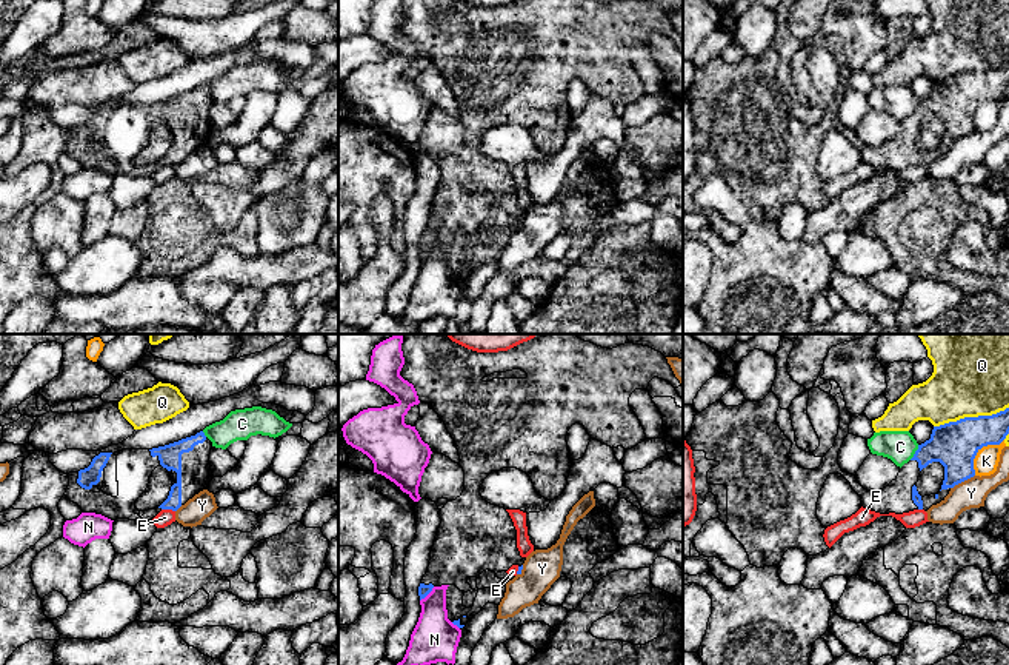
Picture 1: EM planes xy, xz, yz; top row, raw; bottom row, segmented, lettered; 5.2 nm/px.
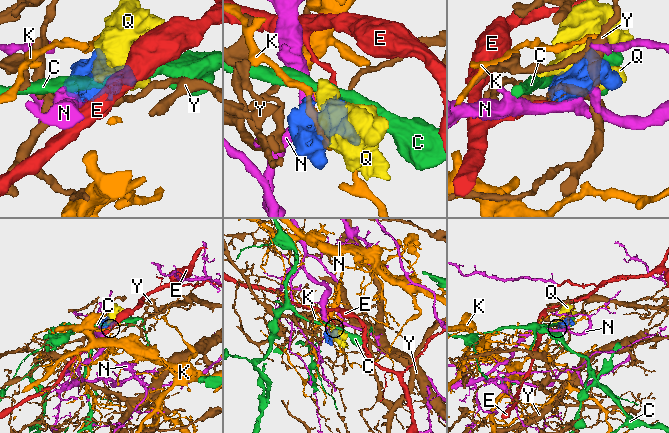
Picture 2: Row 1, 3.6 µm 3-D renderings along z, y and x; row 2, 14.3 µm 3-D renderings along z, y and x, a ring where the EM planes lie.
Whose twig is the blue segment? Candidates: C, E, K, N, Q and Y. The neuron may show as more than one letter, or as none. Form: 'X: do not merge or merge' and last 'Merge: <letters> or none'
C: do not merge
E: do not merge
K: do not merge
N: do not merge
Q: do not merge
Y: do not merge
Merge: none

